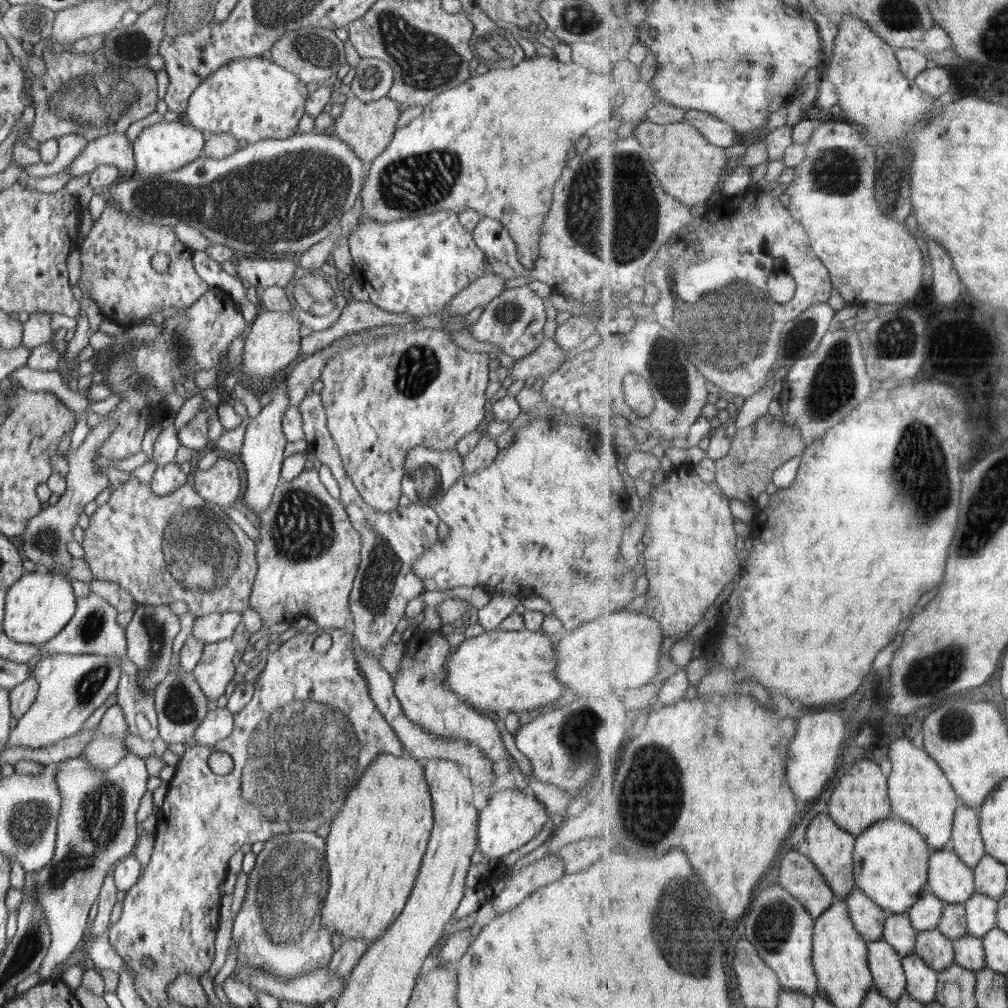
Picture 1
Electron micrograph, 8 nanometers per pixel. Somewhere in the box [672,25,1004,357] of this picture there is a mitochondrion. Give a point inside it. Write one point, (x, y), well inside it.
(836, 170)

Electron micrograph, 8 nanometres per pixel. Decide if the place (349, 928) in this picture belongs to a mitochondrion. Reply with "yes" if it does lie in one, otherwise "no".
no

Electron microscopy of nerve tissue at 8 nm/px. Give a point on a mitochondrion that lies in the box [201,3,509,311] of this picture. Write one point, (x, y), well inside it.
(425, 62)

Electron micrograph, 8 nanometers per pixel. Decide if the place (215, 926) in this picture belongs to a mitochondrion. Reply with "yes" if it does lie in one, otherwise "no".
no

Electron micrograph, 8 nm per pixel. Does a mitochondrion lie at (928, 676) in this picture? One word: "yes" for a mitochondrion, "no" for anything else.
yes

